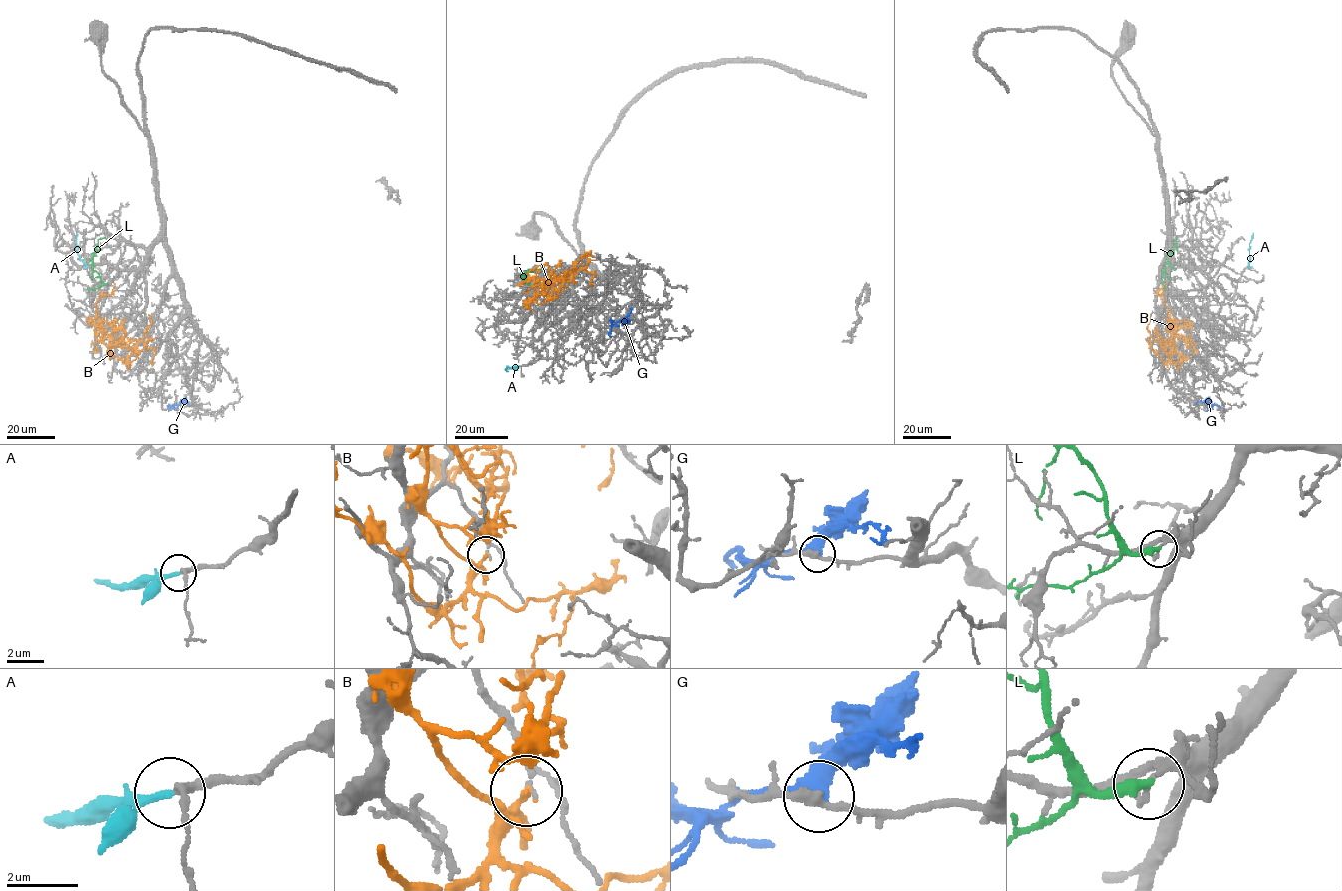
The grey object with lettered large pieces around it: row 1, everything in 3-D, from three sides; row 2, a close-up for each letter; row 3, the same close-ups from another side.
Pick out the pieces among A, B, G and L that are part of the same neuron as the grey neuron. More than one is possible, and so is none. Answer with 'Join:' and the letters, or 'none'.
Join: A

